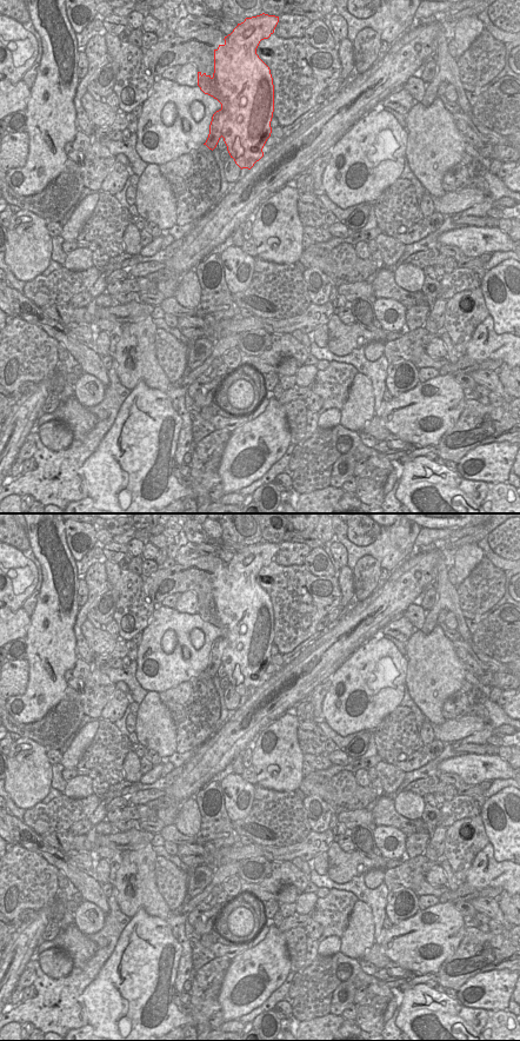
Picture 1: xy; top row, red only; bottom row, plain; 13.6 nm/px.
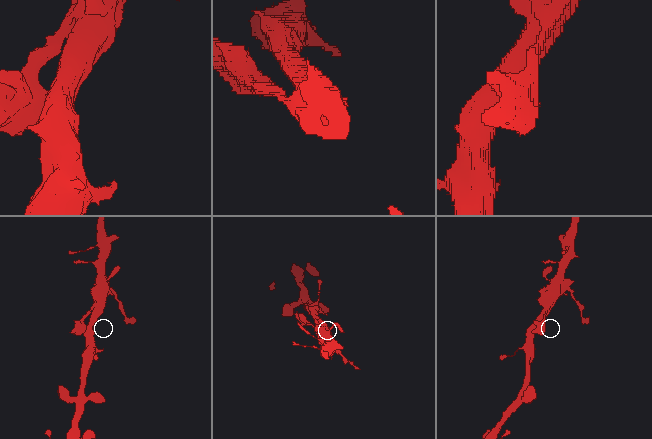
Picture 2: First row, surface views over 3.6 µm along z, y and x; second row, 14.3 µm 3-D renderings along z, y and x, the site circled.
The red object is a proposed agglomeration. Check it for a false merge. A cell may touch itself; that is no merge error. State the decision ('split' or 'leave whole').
split

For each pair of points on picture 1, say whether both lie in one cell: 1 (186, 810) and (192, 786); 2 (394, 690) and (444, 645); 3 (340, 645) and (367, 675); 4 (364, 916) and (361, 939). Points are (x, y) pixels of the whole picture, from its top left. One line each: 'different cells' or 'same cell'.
1: different cells
2: different cells
3: different cells
4: same cell

